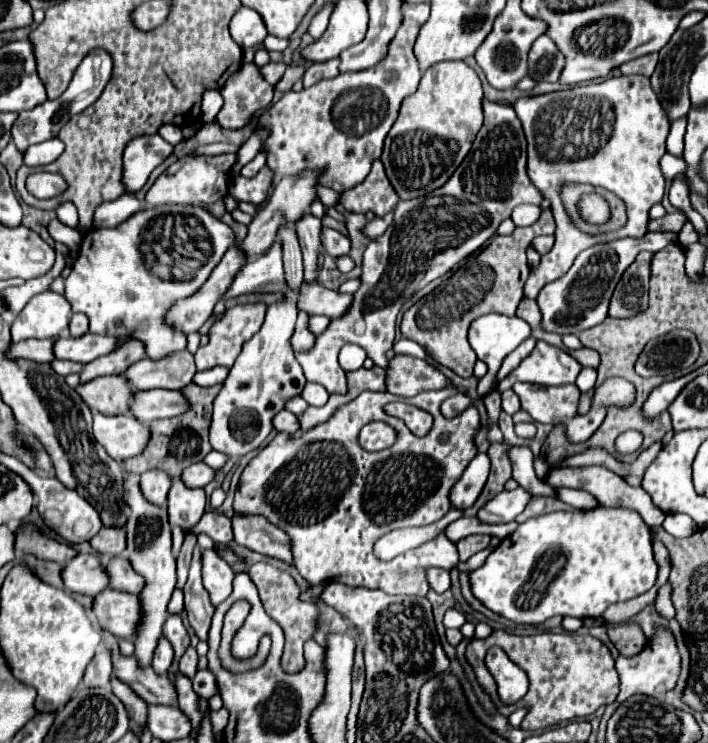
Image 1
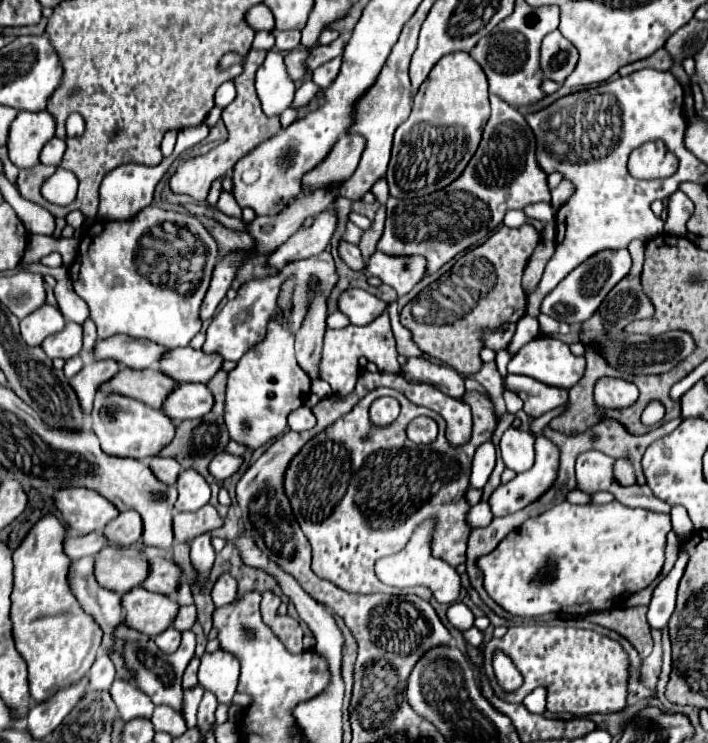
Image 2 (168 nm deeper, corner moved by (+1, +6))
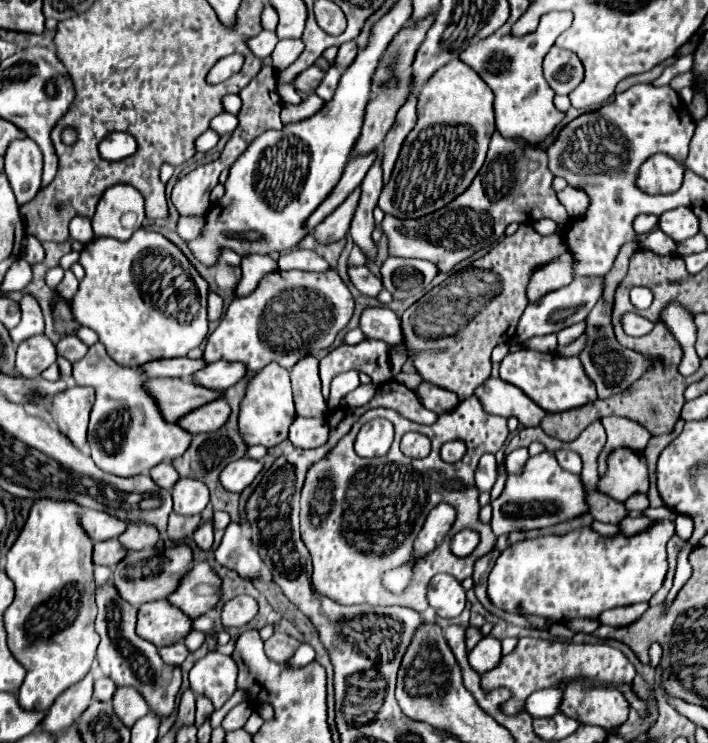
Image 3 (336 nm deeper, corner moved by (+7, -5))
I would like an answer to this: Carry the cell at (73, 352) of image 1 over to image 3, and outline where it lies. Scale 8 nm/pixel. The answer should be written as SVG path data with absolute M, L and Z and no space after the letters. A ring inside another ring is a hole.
M176 357L176 359L154 359L150 363L140 365L138 369L148 377L178 377L178 379L190 379L200 367L204 367L204 361L194 361L188 357Z

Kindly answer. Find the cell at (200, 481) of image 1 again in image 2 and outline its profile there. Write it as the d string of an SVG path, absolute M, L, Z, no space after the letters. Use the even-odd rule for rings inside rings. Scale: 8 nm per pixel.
M222 452L210 462L210 472L212 472L212 476L226 480L226 478L234 476L242 468L242 464L244 464L244 456L234 456L230 452Z

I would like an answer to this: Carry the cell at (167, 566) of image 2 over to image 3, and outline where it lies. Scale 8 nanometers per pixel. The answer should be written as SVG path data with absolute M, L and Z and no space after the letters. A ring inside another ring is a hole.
M196 563L178 583L176 591L166 597L166 601L188 617L198 617L210 611L220 599L220 577L210 569L208 563Z

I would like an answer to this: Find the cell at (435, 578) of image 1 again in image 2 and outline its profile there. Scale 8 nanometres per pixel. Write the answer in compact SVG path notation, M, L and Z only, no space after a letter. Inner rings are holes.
M434 520L422 522L422 524L414 530L410 542L408 542L398 554L378 560L378 564L376 564L376 576L378 576L384 584L396 586L396 588L426 586L426 588L432 590L434 598L436 598L440 604L448 604L448 606L450 606L450 604L454 604L454 602L458 600L462 584L460 584L458 572L456 572L450 564L446 564L444 560L438 560L438 558L432 556L432 552L430 552L430 540L432 540L434 528L436 528Z

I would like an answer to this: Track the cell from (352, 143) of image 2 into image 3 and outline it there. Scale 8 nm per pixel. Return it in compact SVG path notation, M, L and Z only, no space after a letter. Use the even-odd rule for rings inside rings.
M400 77L400 87L396 91L384 91L372 87L372 99L366 107L366 119L360 137L352 149L352 155L368 155L380 147L384 135L394 123L396 111L400 103L404 103L404 95L408 95L408 77Z

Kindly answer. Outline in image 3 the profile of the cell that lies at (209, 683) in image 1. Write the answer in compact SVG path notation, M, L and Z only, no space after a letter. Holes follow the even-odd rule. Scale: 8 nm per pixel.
M212 651L190 669L190 689L208 697L214 709L220 709L236 691L236 673L232 657Z

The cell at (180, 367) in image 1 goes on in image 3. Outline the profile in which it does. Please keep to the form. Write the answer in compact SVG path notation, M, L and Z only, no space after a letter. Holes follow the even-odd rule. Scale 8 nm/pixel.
M214 361L214 363L206 363L200 371L196 371L192 381L212 391L224 391L224 387L230 387L232 383L240 381L244 373L246 373L246 367L242 363Z

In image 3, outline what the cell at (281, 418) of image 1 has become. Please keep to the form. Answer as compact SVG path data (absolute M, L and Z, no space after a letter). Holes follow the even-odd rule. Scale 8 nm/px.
M296 417L290 425L290 441L294 447L312 449L320 447L328 439L328 425L324 419L308 419L308 417Z

